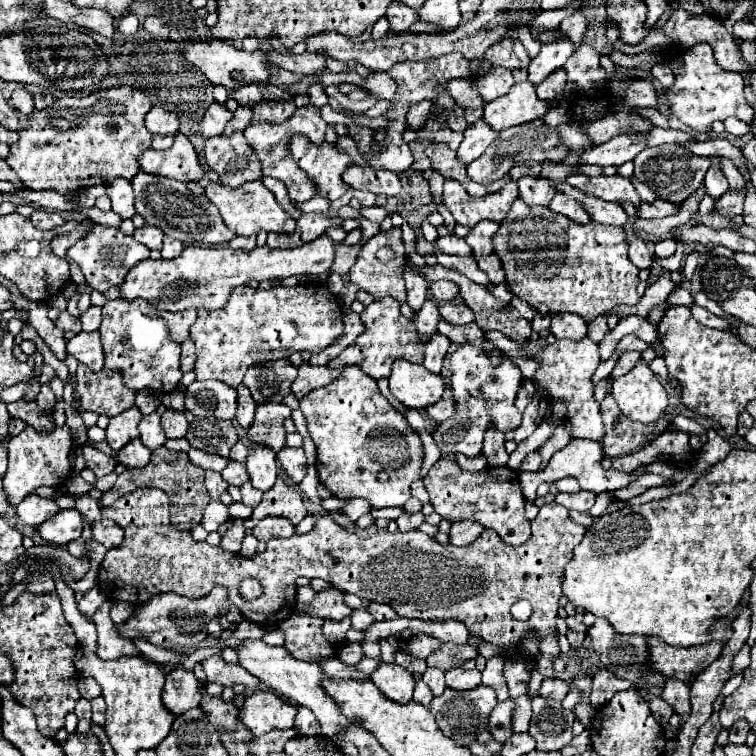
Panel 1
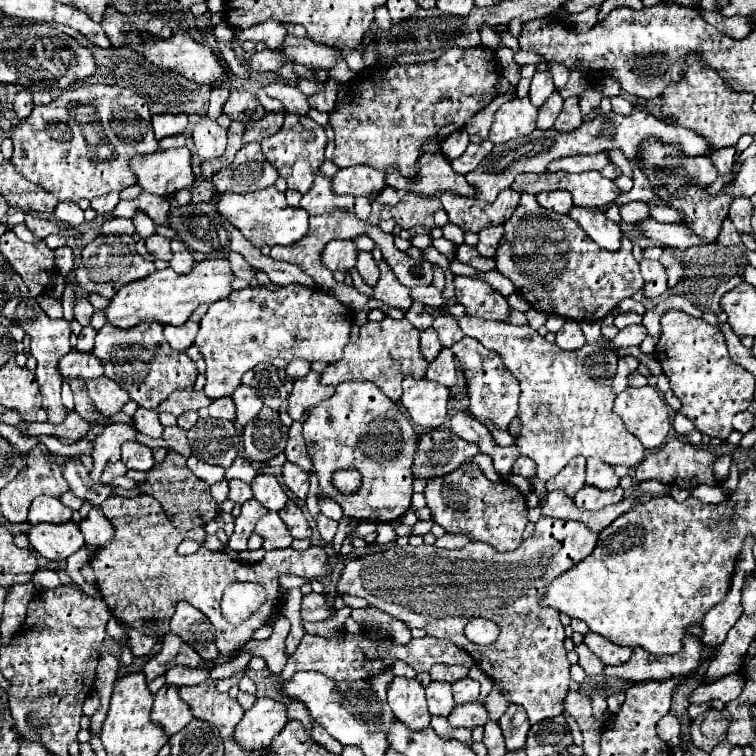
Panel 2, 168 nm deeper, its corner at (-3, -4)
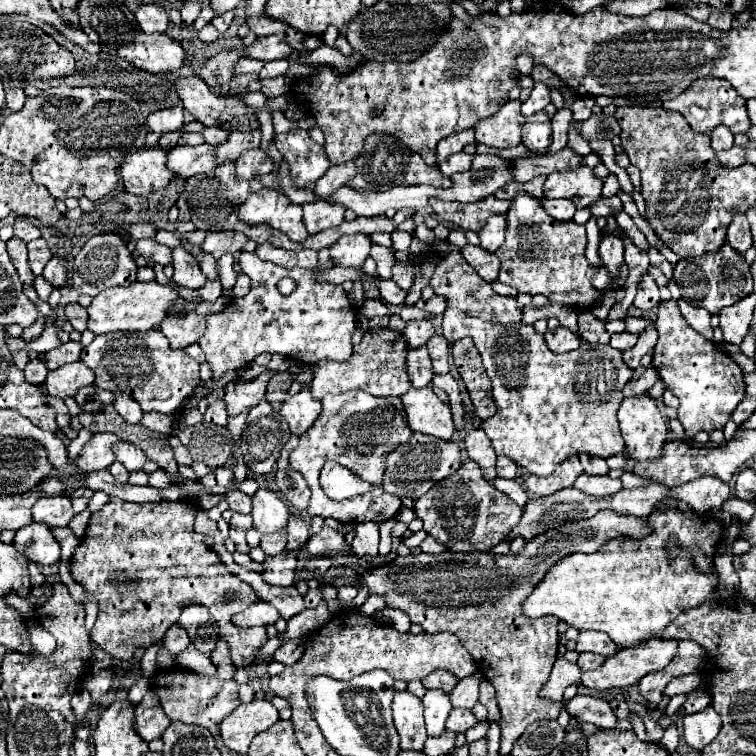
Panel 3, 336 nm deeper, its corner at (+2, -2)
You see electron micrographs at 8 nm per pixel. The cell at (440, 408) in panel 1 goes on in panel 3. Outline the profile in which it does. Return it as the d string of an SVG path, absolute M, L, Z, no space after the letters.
M472 429L464 437L464 447L466 447L468 457L482 467L484 479L494 481L494 477L496 477L496 453L492 449L492 443L488 441L488 435L482 429Z

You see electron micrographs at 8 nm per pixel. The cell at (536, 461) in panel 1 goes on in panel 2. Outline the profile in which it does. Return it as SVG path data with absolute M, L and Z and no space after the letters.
M519 457L511 467L513 475L523 475L527 479L533 479L535 471L537 471L537 467L533 467L533 459L529 459L529 457Z

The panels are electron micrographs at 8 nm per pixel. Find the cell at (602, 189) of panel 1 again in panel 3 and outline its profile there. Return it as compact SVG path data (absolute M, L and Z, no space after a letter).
M586 165L574 171L556 171L548 175L544 183L544 197L564 197L570 199L576 209L588 207L602 197L604 181L594 175Z

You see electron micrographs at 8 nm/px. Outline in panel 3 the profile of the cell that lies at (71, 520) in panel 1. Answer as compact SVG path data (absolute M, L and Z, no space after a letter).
M30 523L16 531L14 547L30 561L40 565L54 565L60 561L60 543L52 535L52 527L44 523Z

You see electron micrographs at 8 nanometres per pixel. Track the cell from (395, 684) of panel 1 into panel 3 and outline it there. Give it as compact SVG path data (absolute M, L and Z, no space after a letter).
M396 691L392 701L394 725L400 735L400 749L422 751L426 741L422 701L410 691Z

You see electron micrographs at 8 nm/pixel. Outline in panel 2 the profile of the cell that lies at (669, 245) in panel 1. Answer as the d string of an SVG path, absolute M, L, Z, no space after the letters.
M667 247L667 249L663 249L663 255L659 257L659 263L665 267L665 271L667 271L667 283L669 283L669 287L675 287L677 285L677 281L681 279L681 273L683 273L683 267L681 267L681 263L673 257L673 251Z

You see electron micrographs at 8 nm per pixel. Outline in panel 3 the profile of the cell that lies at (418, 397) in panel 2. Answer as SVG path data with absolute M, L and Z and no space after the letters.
M410 389L402 397L406 421L412 431L420 431L438 439L452 439L454 421L450 407L430 389Z

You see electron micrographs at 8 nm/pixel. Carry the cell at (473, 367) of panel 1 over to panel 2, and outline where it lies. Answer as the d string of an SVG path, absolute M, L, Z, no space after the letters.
M437 429L423 433L417 443L413 461L415 479L435 479L455 471L461 463L471 461L477 455L475 443L461 441L453 431Z

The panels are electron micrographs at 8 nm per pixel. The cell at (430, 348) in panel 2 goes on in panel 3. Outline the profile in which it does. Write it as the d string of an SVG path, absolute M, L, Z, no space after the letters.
M422 345L420 349L410 349L406 361L408 361L408 375L412 381L412 387L416 387L416 389L426 387L434 375L432 373L432 359L428 357L426 345Z

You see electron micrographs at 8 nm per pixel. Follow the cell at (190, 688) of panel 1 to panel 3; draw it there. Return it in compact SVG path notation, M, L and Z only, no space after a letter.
M148 691L144 695L144 699L136 705L136 731L140 733L142 739L152 741L152 739L160 739L162 733L168 729L172 721L168 719L168 715L164 713L164 709L160 709L160 699L156 697L156 691Z

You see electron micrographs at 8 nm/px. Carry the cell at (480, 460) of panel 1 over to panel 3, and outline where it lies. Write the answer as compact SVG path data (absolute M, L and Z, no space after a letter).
M496 477L496 479L494 479L494 487L496 487L498 491L506 493L506 495L508 495L514 503L518 503L520 507L524 507L526 501L528 501L528 491L522 489L520 483L516 483L516 481L506 481L506 479Z

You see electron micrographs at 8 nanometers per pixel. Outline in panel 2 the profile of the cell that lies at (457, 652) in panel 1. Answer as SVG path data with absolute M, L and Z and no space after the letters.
M437 665L437 667L433 667L429 673L431 673L431 679L433 679L433 681L455 683L455 681L459 681L461 677L465 677L465 675L469 673L469 669L467 669L467 667L461 667L461 665L453 665L453 667L449 667L449 665Z

